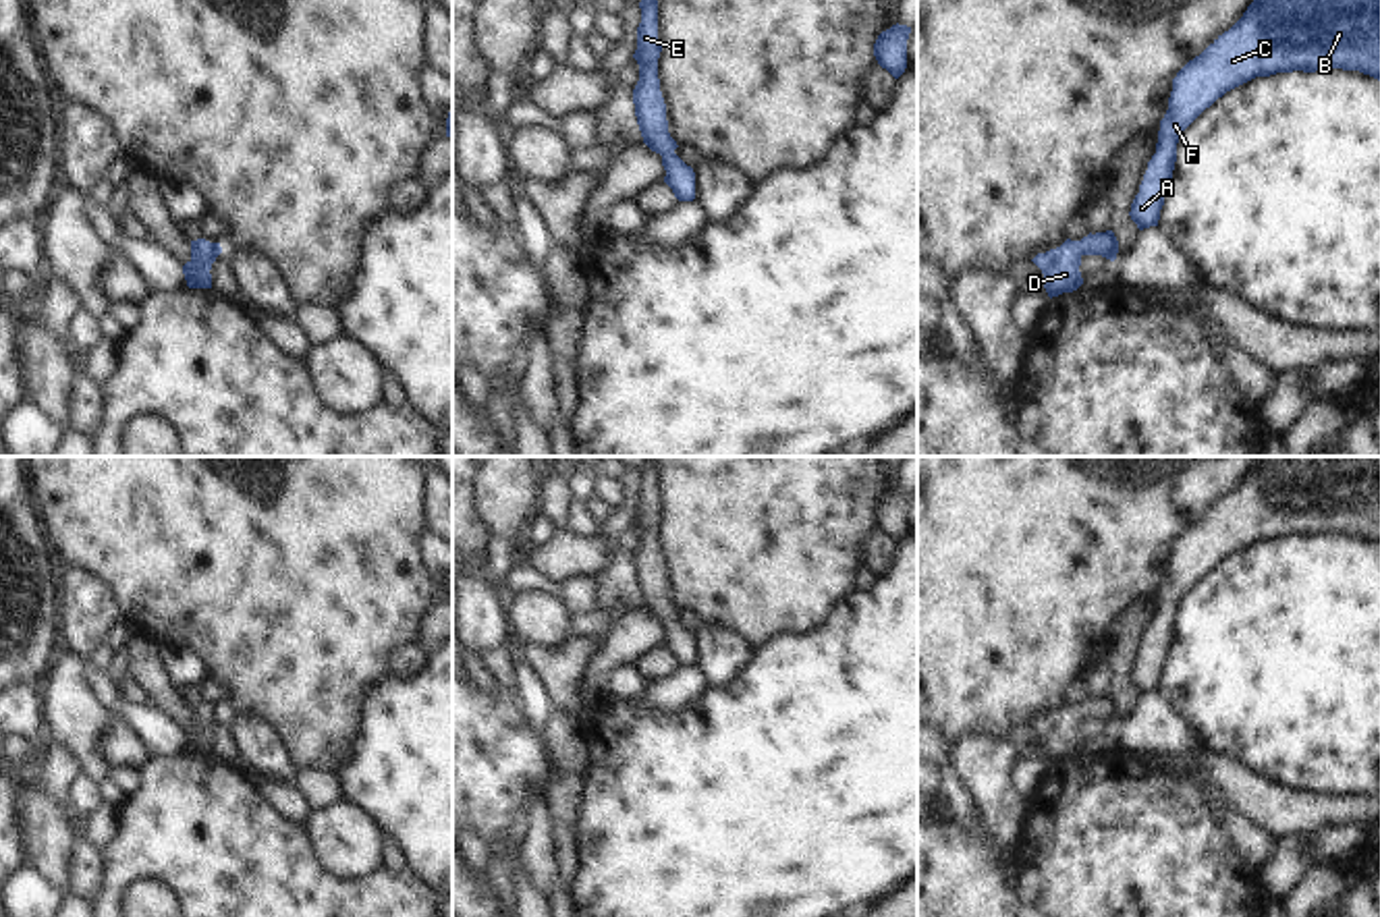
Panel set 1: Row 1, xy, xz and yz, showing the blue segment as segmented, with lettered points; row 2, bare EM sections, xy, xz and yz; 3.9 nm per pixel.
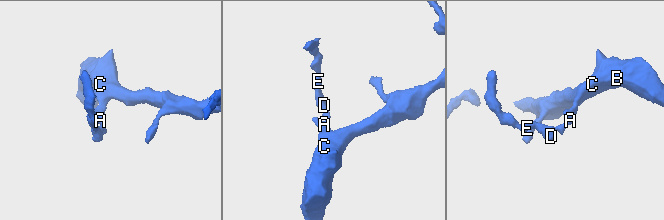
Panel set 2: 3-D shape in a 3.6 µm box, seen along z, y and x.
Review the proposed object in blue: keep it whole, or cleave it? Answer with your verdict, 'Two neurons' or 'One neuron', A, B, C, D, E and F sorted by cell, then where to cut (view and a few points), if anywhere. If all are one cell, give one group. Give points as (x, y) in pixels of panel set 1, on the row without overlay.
One neuron. Groups: A B C D E F. No split

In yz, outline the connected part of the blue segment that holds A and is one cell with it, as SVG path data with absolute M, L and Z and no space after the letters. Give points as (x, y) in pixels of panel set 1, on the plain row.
M1258 456L1243 481L1172 544L1156 618L1131 668L1139 695L1158 691L1183 595L1226 556L1276 537L1359 535L1380 546L1380 456Z

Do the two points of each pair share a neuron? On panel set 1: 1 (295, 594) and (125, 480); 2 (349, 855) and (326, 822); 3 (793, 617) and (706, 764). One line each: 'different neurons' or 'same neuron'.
1: same neuron
2: same neuron
3: different neurons

